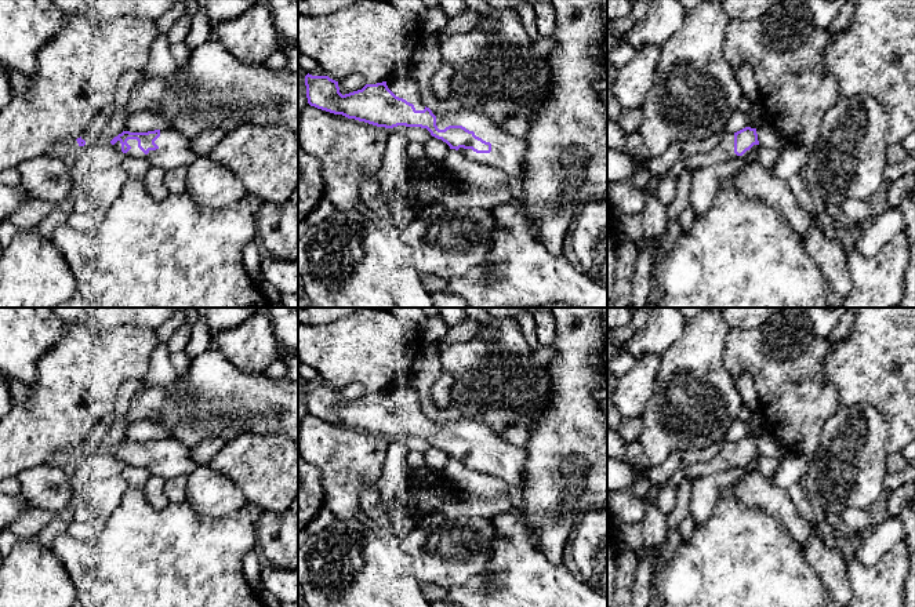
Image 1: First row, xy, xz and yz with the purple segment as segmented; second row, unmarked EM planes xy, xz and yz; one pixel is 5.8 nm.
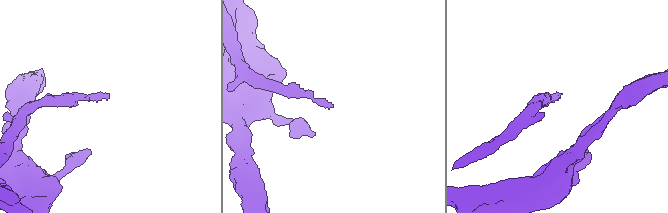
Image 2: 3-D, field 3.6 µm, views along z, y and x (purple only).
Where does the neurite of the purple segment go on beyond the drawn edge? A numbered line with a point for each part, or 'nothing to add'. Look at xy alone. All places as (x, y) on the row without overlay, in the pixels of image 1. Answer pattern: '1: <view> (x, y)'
1: xy (175, 458)

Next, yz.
1: yz (723, 461)

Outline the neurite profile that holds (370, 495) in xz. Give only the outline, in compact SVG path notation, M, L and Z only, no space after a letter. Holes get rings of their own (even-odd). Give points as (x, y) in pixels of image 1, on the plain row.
M364 487L362 490L362 506L366 513L373 510L380 502L380 491L375 487Z

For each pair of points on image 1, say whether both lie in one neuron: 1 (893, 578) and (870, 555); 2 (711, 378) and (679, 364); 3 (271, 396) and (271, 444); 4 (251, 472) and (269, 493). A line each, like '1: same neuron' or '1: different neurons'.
1: different neurons
2: same neuron
3: different neurons
4: same neuron

